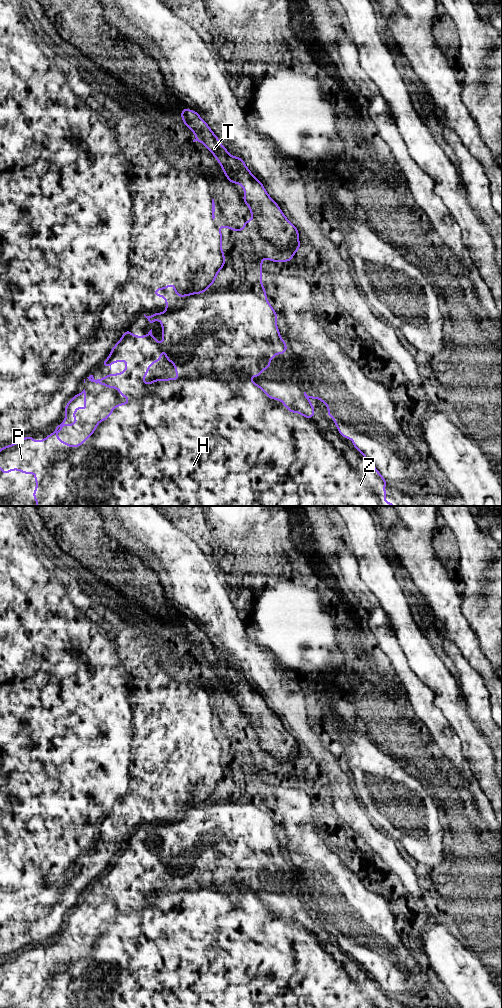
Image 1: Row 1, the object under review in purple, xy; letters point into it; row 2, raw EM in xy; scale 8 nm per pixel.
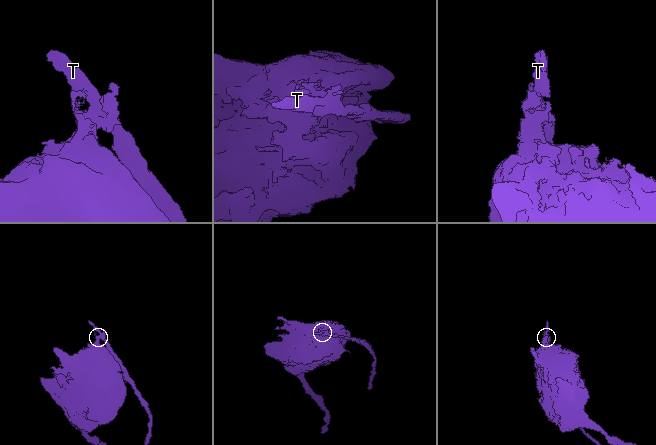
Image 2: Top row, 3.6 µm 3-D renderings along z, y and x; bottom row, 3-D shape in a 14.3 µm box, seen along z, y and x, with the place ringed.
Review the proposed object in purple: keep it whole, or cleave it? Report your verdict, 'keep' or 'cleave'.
cleave

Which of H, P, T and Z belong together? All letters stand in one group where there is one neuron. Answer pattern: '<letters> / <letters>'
H P Z / T

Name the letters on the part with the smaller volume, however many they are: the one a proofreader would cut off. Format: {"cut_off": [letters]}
{"cut_off": ["T"]}

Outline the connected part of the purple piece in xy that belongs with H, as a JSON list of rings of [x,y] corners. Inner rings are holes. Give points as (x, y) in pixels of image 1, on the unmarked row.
[[[251,731],[249,733],[244,734],[244,738],[241,742],[234,742],[230,738],[217,738],[217,741],[220,745],[221,748],[221,755],[220,755],[220,762],[223,767],[224,775],[223,777],[218,781],[216,784],[216,787],[211,794],[211,796],[204,801],[203,803],[197,805],[193,804],[191,806],[186,806],[186,807],[177,807],[177,802],[174,796],[168,796],[165,800],[156,800],[154,807],[153,808],[161,808],[166,811],[166,823],[163,825],[154,825],[151,828],[144,828],[148,831],[150,835],[153,835],[156,832],[160,832],[162,835],[162,846],[163,846],[163,855],[160,857],[159,854],[152,848],[152,841],[147,845],[145,849],[143,848],[135,848],[133,847],[130,842],[126,842],[122,848],[122,850],[117,854],[117,856],[112,860],[110,868],[102,874],[103,879],[107,879],[108,877],[110,878],[111,882],[111,877],[115,874],[119,874],[122,872],[126,873],[126,882],[124,884],[121,884],[119,886],[112,886],[110,885],[107,887],[104,891],[99,890],[96,892],[93,887],[90,887],[87,889],[89,893],[95,894],[96,896],[99,895],[101,897],[105,897],[108,900],[119,900],[120,902],[118,905],[121,908],[125,908],[130,911],[129,915],[120,915],[117,918],[114,918],[110,921],[111,925],[105,930],[105,931],[100,931],[98,935],[95,936],[95,941],[87,948],[86,951],[83,952],[82,955],[80,955],[77,958],[71,958],[66,954],[62,954],[59,952],[58,948],[56,947],[58,944],[61,944],[63,942],[63,937],[66,936],[68,940],[73,938],[76,934],[79,934],[80,932],[78,930],[73,930],[72,928],[76,926],[77,919],[80,919],[81,922],[86,924],[86,904],[85,901],[75,907],[65,918],[65,923],[64,925],[67,926],[67,929],[64,929],[63,935],[62,936],[57,936],[55,940],[54,945],[49,945],[49,948],[46,951],[35,953],[31,948],[27,948],[24,951],[22,951],[19,954],[16,954],[12,957],[5,958],[4,960],[0,961],[0,981],[2,986],[8,986],[11,982],[21,982],[23,986],[29,986],[33,984],[36,989],[34,990],[34,993],[38,995],[37,999],[34,1002],[34,1005],[32,1008],[386,1008],[386,1002],[384,1001],[383,997],[388,998],[388,994],[381,988],[381,986],[377,983],[375,978],[366,970],[366,967],[359,962],[356,959],[356,956],[354,955],[353,950],[349,950],[348,948],[345,948],[341,945],[337,935],[336,935],[336,930],[333,928],[329,928],[328,925],[330,923],[330,918],[326,916],[322,910],[319,909],[312,909],[308,908],[306,904],[304,904],[305,910],[308,912],[309,916],[311,917],[312,921],[314,922],[314,926],[311,927],[310,930],[307,930],[305,926],[301,925],[300,923],[291,923],[287,918],[286,915],[282,913],[281,910],[271,910],[269,906],[266,905],[265,902],[262,901],[260,897],[256,897],[254,894],[251,893],[251,888],[256,888],[257,890],[262,889],[262,886],[258,886],[260,883],[267,882],[271,875],[270,871],[274,870],[276,866],[285,866],[287,862],[287,857],[284,852],[281,851],[279,842],[277,840],[277,835],[276,835],[276,830],[279,828],[272,820],[271,816],[268,814],[266,810],[266,805],[267,803],[263,800],[262,798],[262,771],[267,770],[268,772],[272,774],[277,774],[277,773],[284,773],[284,774],[289,774],[292,772],[293,767],[295,764],[297,764],[300,761],[300,755],[299,753],[297,754],[296,758],[292,762],[280,762],[276,760],[269,752],[263,751],[262,748],[260,747],[259,739],[256,735],[255,732]],[[164,861],[166,864],[166,871],[169,874],[172,874],[175,878],[175,885],[180,887],[181,889],[178,891],[170,890],[170,891],[155,891],[148,895],[146,898],[144,897],[144,890],[146,888],[146,885],[150,882],[150,878],[154,874],[159,874],[161,872],[161,865],[160,862]]]

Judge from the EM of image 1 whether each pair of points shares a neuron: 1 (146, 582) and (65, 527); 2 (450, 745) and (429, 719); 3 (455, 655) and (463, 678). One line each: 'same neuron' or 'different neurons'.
1: same neuron
2: same neuron
3: same neuron

